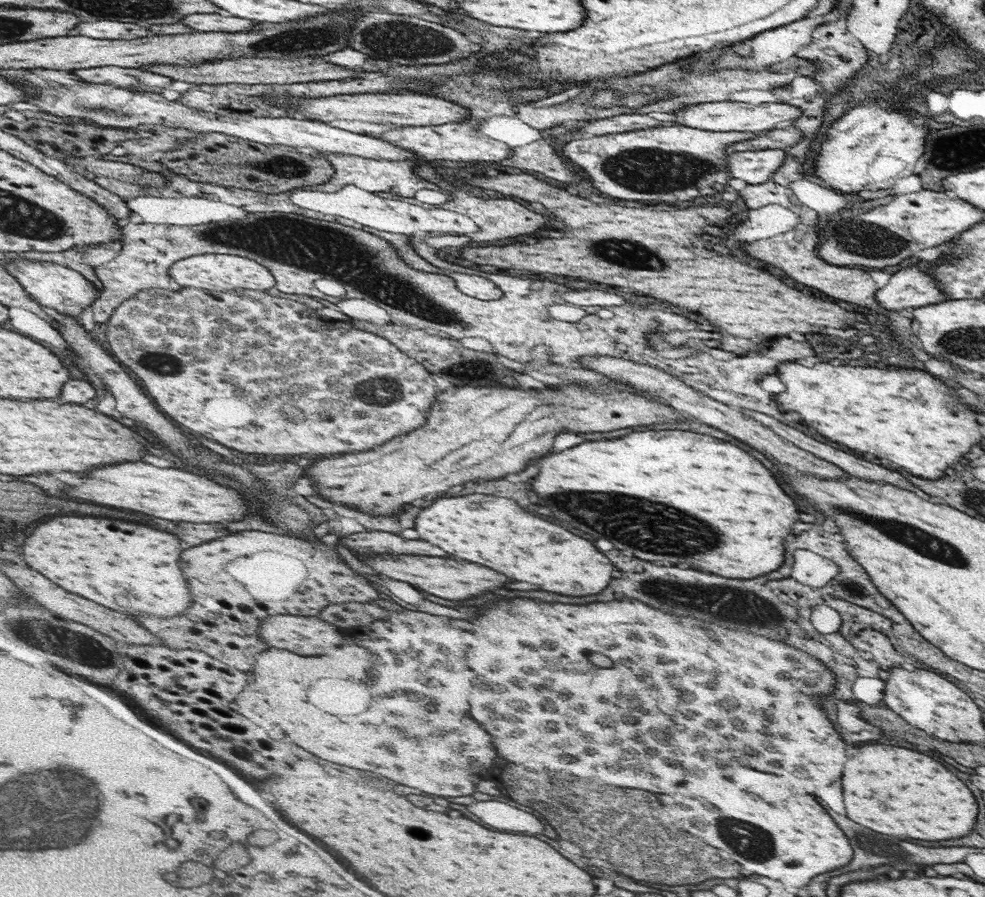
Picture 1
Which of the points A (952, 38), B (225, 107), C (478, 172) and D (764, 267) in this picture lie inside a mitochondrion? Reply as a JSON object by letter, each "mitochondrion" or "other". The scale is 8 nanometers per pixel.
{"A":"other","B":"other","C":"other","D":"other"}

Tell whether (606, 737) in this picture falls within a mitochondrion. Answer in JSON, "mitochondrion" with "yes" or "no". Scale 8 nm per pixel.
{"mitochondrion":"no"}

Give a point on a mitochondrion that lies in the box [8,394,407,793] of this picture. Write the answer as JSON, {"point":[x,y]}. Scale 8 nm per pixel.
{"point":[62,642]}

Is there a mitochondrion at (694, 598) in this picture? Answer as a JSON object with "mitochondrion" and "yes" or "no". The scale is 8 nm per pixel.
{"mitochondrion":"no"}

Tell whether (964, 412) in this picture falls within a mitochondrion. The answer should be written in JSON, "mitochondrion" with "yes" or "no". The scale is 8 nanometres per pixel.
{"mitochondrion":"yes"}

